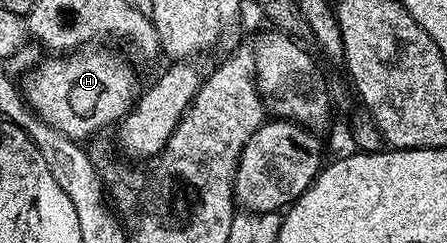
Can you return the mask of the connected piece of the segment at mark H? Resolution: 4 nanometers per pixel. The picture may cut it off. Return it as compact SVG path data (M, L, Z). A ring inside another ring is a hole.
M80 48L62 56L47 56L47 59L28 76L27 83L24 81L21 86L28 104L41 120L57 128L57 132L76 140L84 140L83 138L89 137L90 134L105 129L110 122L118 123L137 101L135 74L131 71L130 64L123 58L115 58L111 50L99 49L103 48Z

